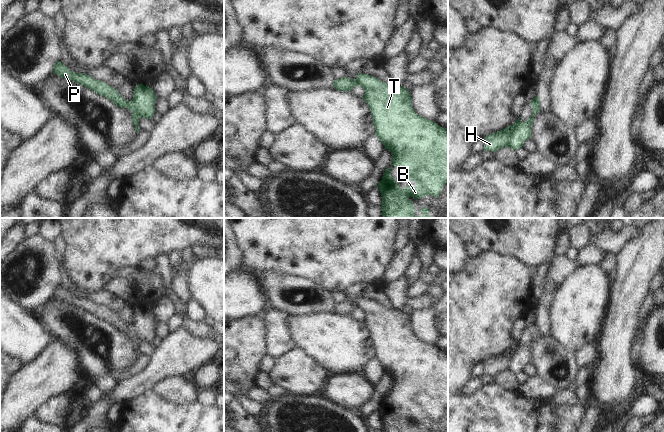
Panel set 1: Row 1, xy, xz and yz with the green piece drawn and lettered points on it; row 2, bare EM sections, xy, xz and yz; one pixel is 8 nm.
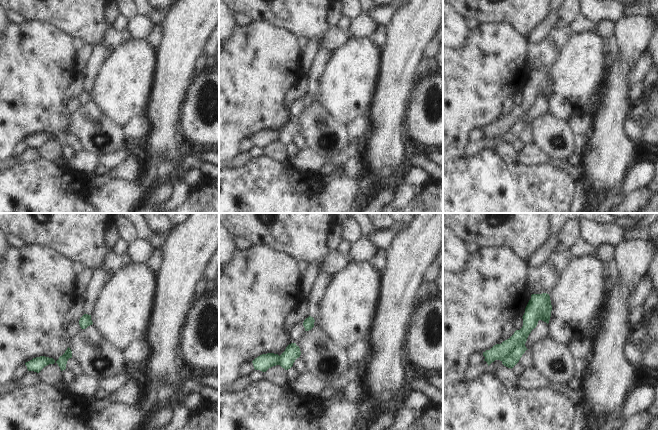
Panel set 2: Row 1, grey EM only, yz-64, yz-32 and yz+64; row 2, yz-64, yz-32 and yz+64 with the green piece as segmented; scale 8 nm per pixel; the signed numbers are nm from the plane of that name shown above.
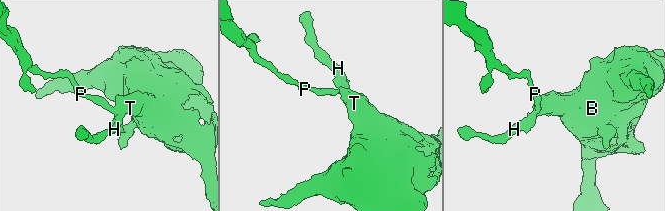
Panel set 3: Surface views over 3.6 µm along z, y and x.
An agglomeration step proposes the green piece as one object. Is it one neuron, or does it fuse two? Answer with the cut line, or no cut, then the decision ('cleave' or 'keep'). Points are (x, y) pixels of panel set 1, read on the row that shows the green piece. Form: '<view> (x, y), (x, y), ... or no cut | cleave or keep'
yz (521, 122), (511, 133), (507, 146) | cleave

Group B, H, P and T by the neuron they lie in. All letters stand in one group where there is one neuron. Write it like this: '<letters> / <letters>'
B H T / P

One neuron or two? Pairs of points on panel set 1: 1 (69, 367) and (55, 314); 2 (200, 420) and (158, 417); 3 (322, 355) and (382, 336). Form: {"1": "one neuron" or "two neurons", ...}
{"1": "two neurons", "2": "one neuron", "3": "two neurons"}

